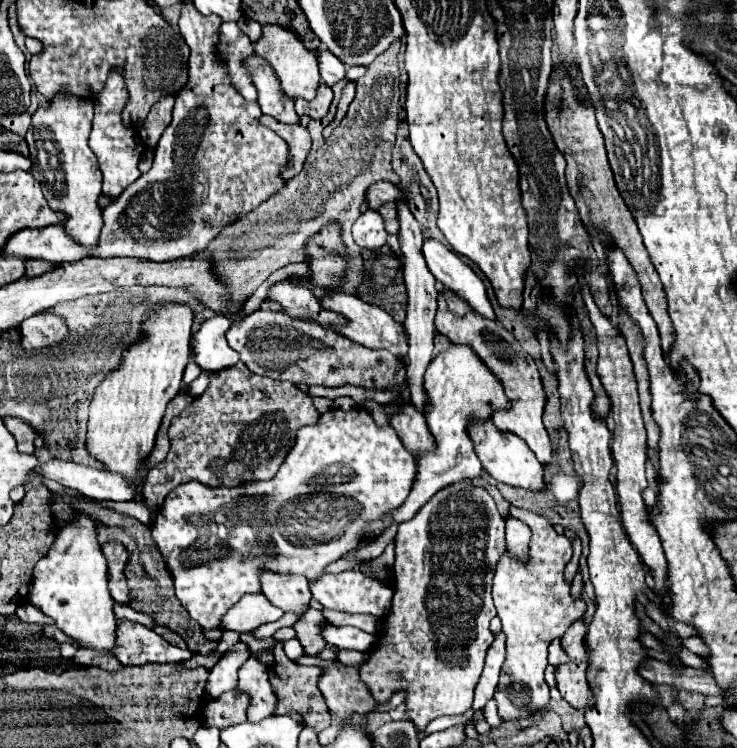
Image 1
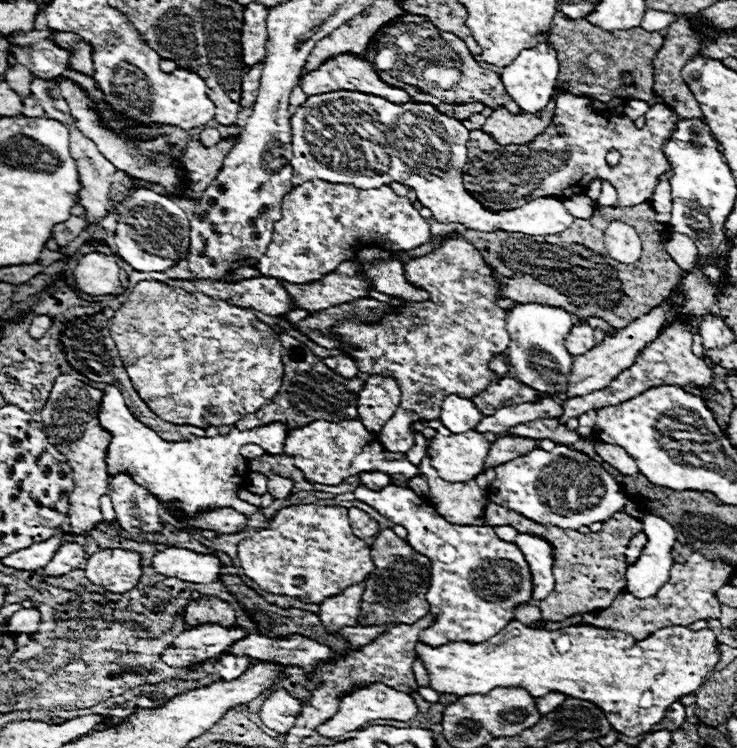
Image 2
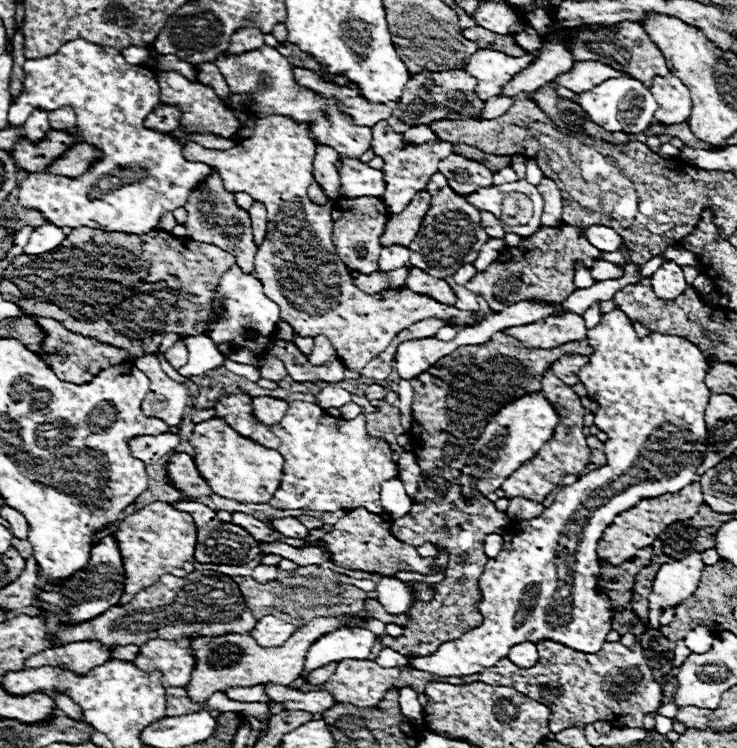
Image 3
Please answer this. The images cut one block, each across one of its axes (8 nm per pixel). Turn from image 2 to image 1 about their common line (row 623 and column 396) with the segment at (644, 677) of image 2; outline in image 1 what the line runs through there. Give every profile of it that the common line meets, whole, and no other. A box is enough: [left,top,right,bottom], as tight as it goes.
[366,344,508,542]

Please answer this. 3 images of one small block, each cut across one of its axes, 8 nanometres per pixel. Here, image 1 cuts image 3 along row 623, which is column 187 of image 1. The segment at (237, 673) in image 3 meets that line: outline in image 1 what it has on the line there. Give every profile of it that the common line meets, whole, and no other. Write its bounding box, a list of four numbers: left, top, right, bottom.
[86,302,192,504]

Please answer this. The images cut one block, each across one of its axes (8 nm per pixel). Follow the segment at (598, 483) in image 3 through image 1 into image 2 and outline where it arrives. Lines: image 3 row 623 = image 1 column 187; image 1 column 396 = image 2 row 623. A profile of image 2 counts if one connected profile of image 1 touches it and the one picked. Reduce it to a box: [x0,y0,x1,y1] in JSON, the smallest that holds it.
[354,484,532,646]

